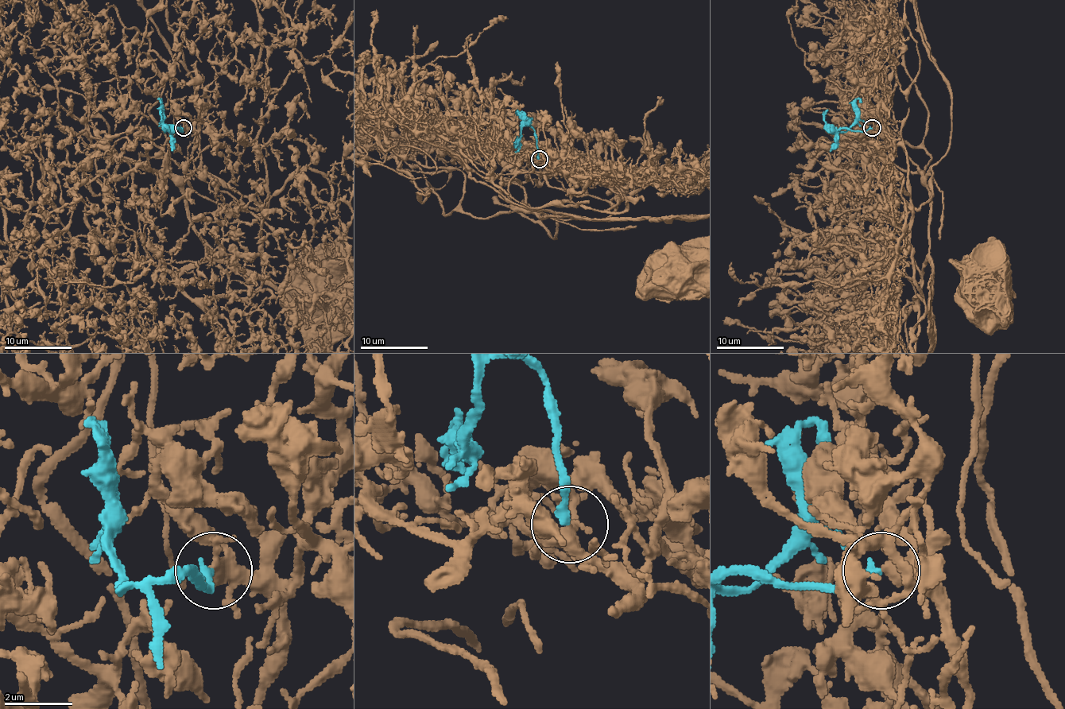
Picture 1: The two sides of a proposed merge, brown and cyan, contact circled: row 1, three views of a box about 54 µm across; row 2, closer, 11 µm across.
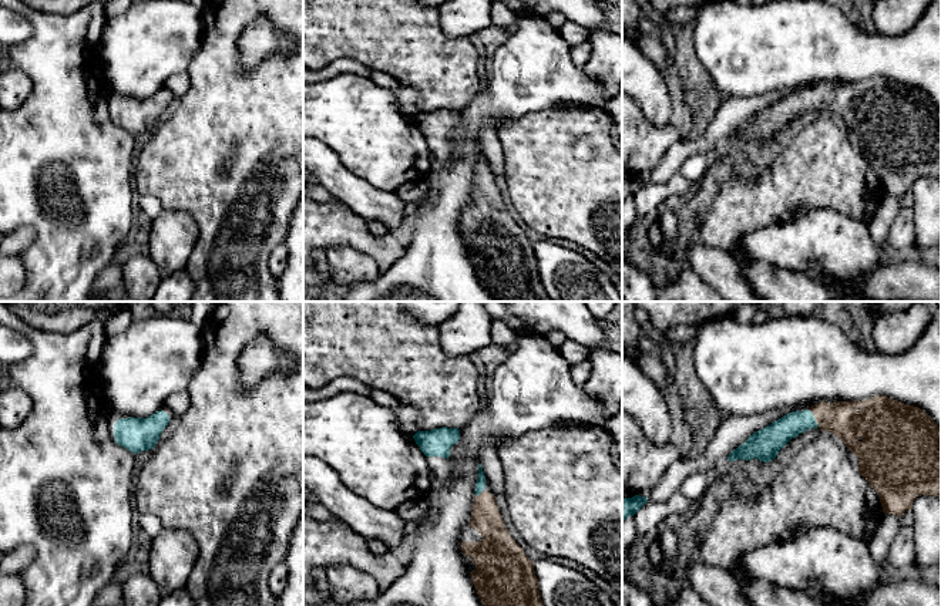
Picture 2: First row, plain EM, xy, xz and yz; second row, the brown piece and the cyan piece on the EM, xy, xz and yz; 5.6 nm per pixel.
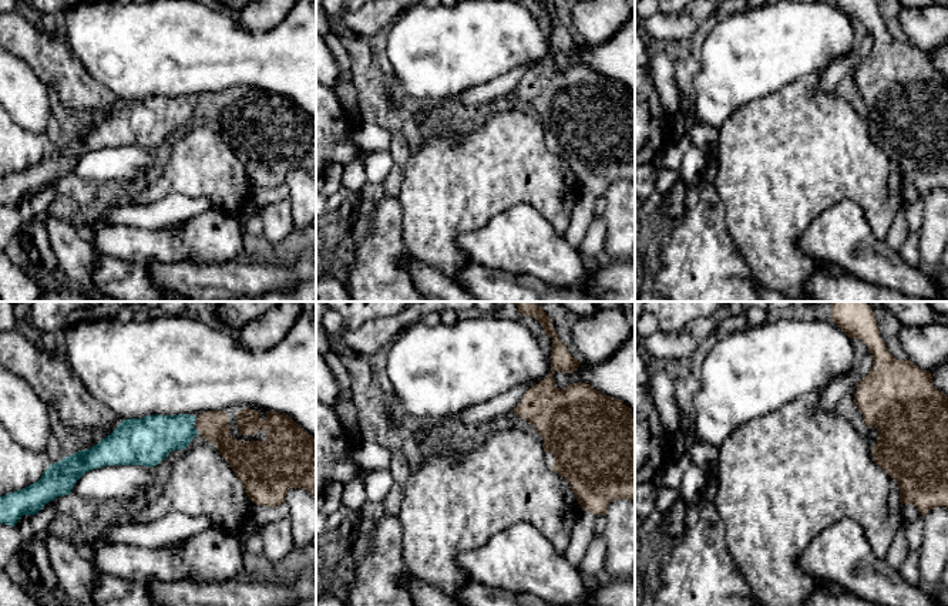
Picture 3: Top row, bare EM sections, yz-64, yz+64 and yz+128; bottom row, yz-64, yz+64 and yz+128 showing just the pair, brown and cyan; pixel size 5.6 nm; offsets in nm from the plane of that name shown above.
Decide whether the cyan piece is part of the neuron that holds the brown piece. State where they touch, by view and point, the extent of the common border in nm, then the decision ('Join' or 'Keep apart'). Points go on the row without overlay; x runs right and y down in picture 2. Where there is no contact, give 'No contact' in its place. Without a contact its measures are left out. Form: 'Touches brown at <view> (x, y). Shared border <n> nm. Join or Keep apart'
Touches brown at yz (815, 98). Shared border 90 nm. Join

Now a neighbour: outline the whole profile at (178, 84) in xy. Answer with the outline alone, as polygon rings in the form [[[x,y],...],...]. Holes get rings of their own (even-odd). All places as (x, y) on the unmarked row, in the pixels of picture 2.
[[[182,71],[182,73],[171,75],[165,81],[165,88],[168,88],[172,92],[174,98],[181,100],[189,88],[188,71]]]

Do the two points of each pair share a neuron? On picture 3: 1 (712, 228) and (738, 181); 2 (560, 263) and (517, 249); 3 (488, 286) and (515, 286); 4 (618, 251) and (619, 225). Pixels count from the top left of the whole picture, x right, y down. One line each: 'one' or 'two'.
1: two
2: one
3: one
4: one

